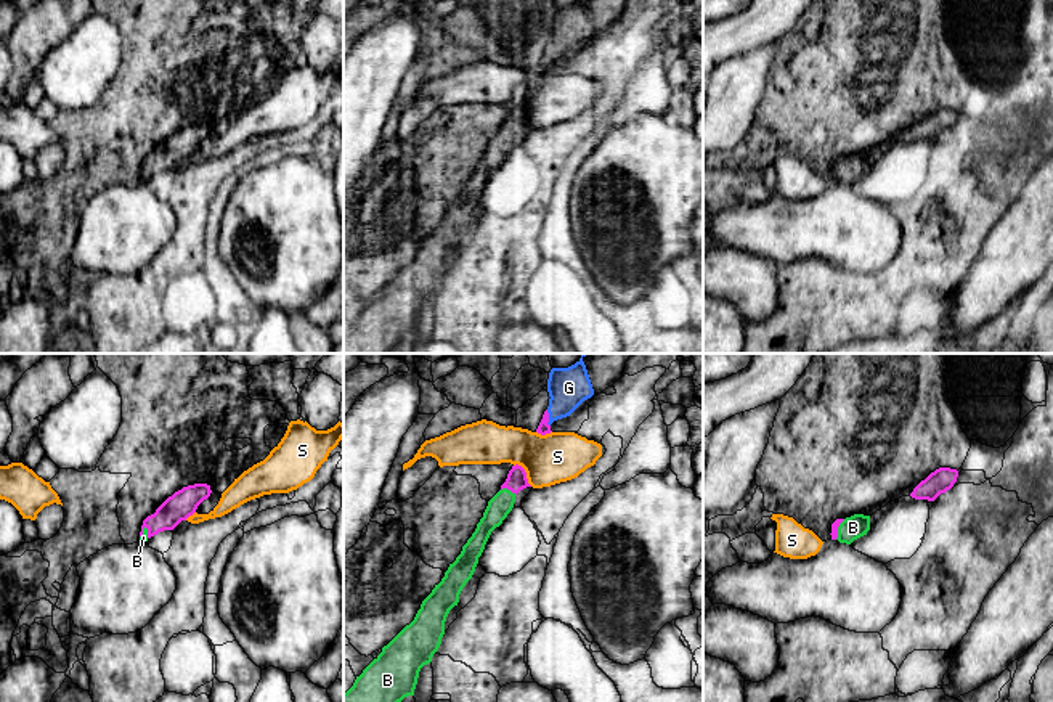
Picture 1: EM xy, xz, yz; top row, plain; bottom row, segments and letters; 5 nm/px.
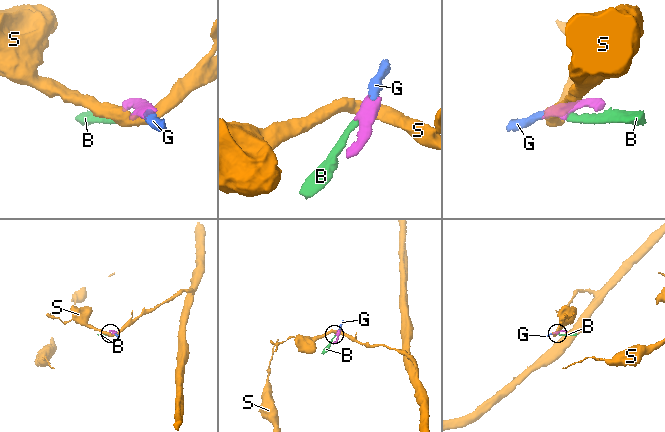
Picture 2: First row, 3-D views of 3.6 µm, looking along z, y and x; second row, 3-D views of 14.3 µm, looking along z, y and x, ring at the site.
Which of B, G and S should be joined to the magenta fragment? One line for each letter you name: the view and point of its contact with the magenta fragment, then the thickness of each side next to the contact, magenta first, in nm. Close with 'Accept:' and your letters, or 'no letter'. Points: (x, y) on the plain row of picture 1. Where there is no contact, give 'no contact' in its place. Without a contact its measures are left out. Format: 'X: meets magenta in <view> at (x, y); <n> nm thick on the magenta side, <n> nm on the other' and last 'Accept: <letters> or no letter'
B: meets magenta in xz at (509, 129); 100 nm thick on the magenta side, 120 nm on the other
G: meets magenta in xz at (548, 58); 60 nm thick on the magenta side, 200 nm on the other
Accept: B, G

